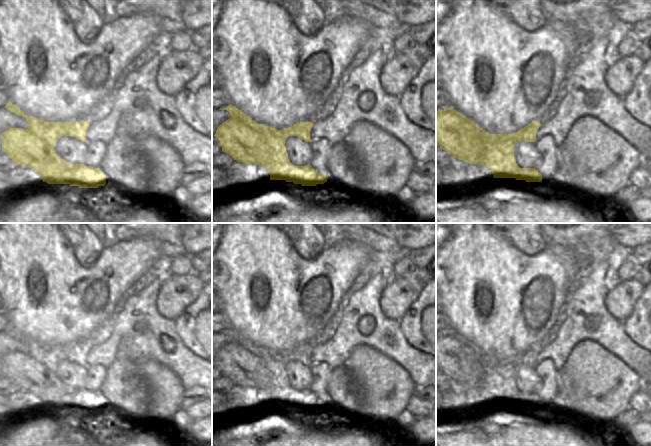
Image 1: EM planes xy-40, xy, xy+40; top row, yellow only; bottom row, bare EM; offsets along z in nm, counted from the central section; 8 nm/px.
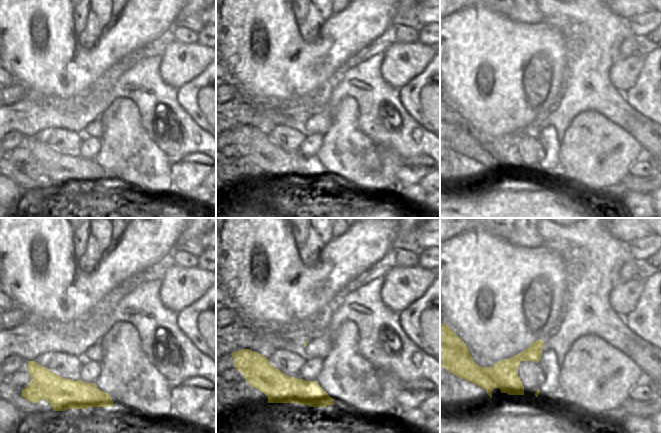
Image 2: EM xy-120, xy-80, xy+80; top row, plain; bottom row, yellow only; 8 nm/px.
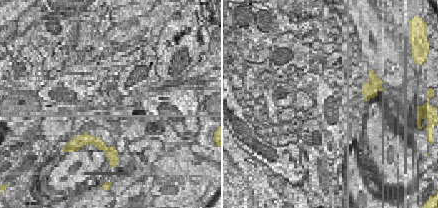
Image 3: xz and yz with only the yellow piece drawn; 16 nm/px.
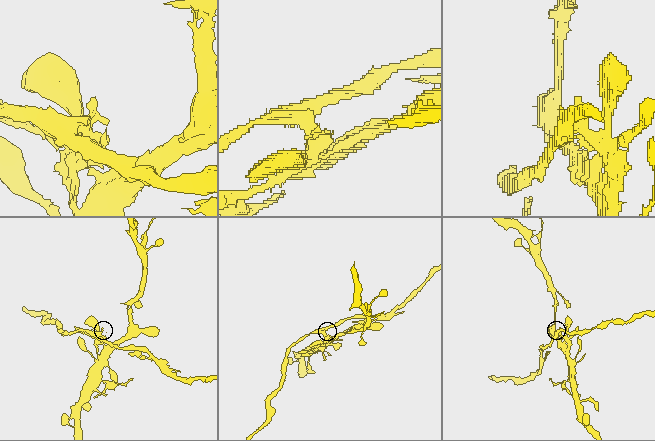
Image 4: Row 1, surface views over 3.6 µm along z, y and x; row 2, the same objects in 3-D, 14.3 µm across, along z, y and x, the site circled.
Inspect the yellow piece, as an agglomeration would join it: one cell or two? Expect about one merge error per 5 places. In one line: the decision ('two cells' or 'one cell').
two cells

